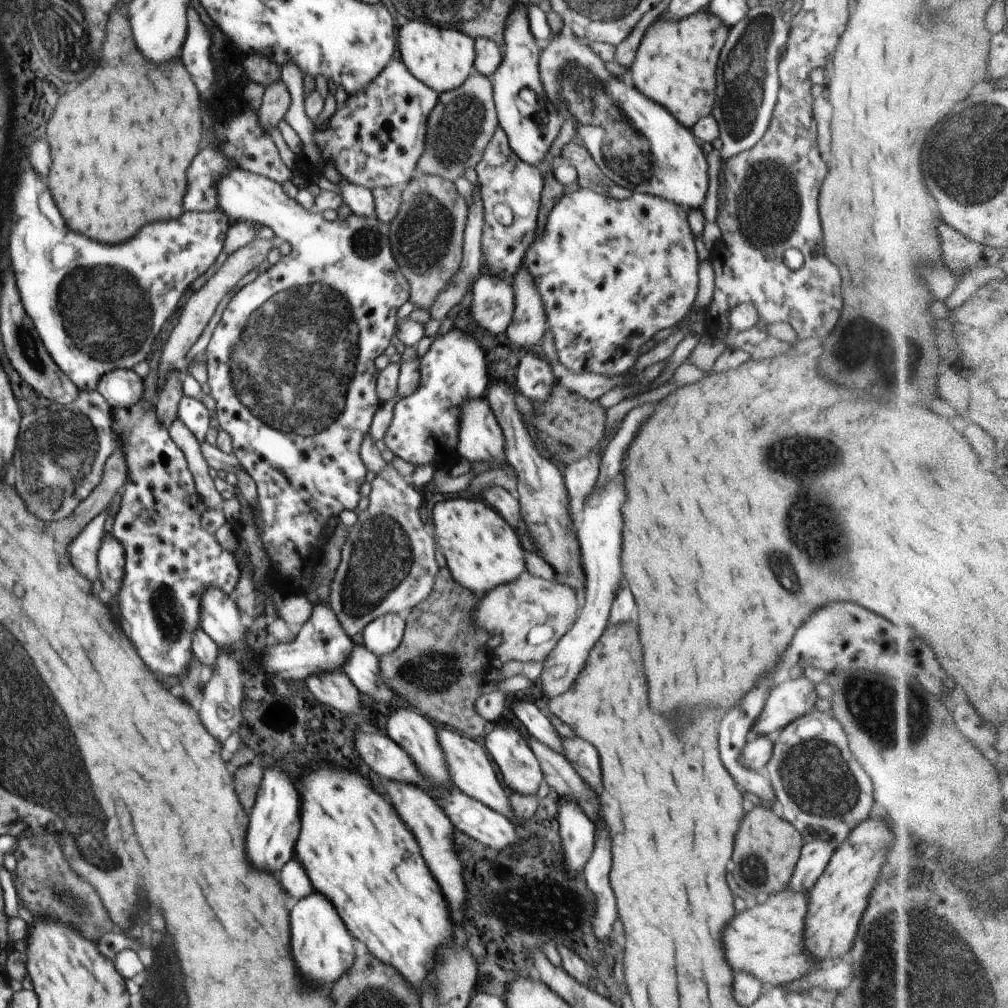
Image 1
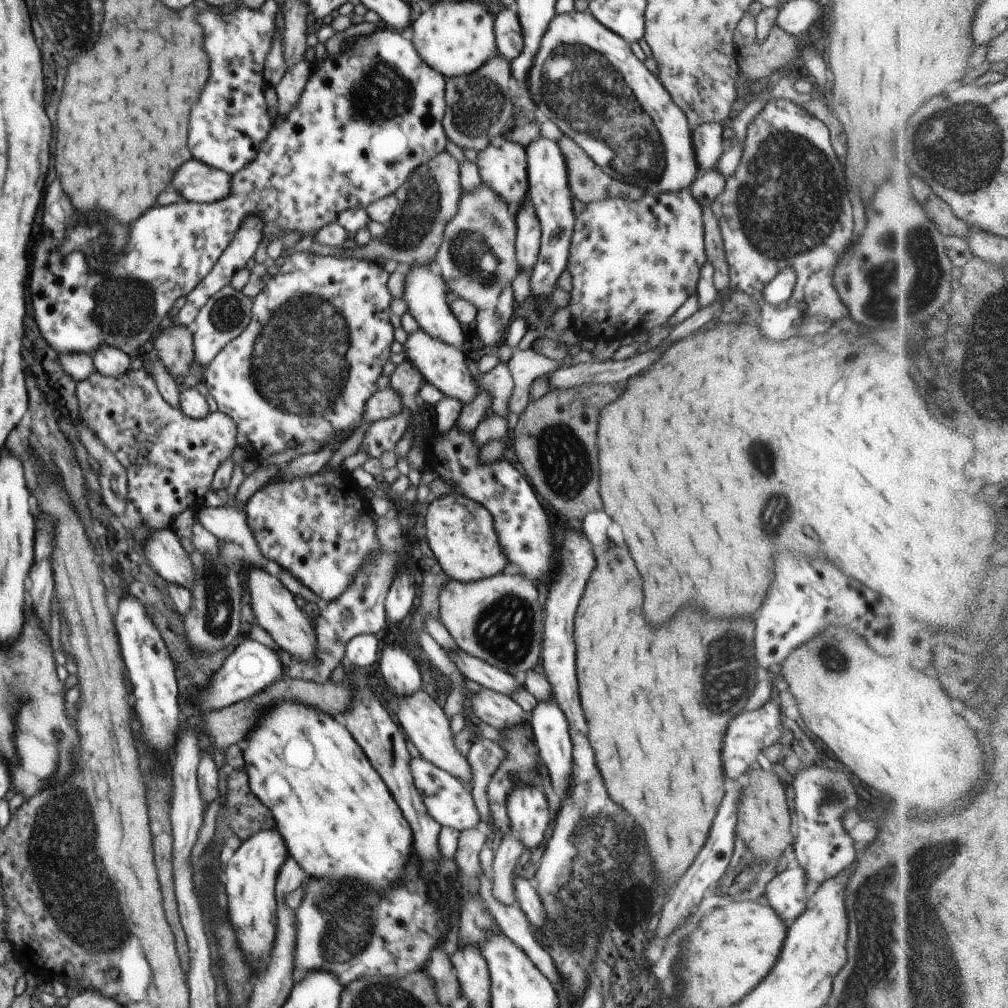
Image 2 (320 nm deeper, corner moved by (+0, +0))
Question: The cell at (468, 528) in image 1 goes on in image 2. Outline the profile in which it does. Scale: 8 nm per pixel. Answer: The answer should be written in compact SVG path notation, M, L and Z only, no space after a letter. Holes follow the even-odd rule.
M456 492L442 496L428 506L426 540L448 578L460 583L474 583L503 573L509 563L501 552L493 523L493 517L482 504Z

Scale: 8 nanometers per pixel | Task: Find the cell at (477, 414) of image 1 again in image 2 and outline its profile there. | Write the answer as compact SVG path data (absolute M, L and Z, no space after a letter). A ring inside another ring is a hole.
M418 329L412 334L407 335L406 342L403 344L406 358L421 372L425 380L434 384L441 390L446 397L454 397L467 404L474 397L478 396L478 382L466 365L465 350L449 345L443 340L430 336L425 330Z

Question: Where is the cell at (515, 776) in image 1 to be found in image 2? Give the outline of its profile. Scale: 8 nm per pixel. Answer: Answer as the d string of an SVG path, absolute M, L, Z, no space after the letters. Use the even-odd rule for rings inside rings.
M538 786L518 787L507 796L507 813L515 837L525 849L538 848L550 824L548 801Z

